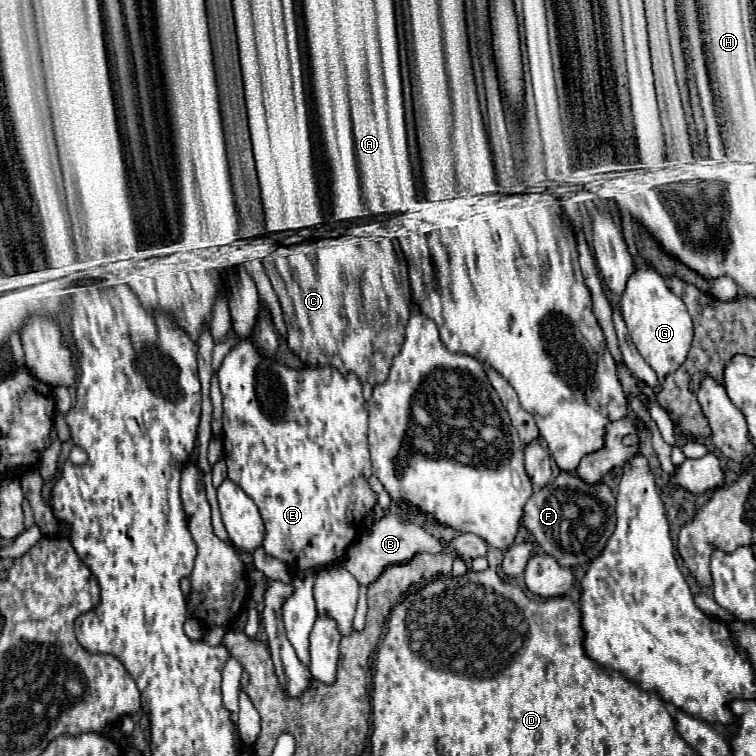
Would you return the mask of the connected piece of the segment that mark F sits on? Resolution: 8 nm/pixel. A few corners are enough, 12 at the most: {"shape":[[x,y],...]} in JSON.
{"shape":[[562,471],[524,505],[536,553],[590,563],[616,529],[606,483]]}

